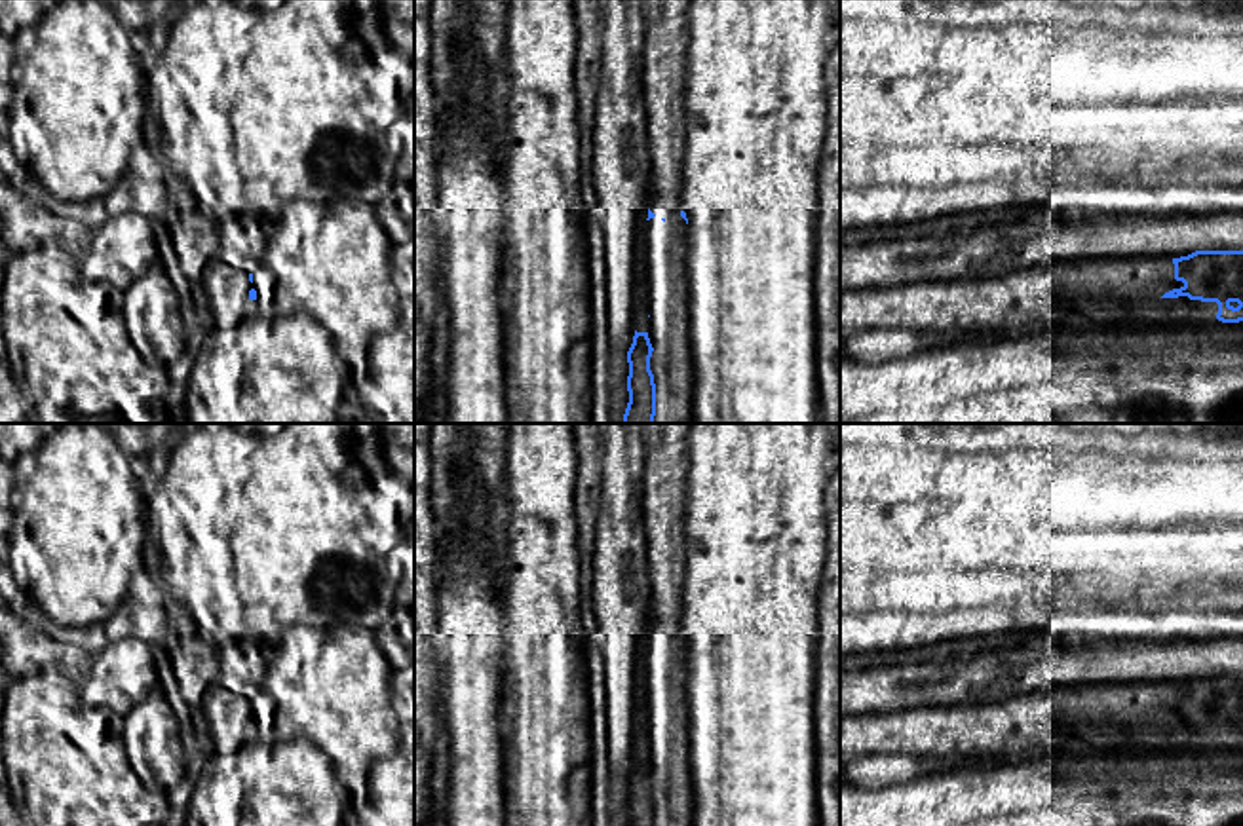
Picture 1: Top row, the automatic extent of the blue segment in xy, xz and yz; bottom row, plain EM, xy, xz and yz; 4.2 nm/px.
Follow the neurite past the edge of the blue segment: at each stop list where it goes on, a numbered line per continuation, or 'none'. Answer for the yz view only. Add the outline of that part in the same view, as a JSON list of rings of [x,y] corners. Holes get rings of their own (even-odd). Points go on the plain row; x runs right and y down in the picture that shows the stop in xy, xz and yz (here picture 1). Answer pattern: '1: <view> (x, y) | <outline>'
1: yz (1078, 716) | [[[1102,684],[1070,689],[1043,689],[1004,703],[922,706],[899,712],[870,712],[840,718],[840,769],[872,756],[964,758],[998,756],[1019,758],[1024,752],[1051,750],[1057,744],[1087,750],[1095,741],[1114,737],[1159,737],[1165,742],[1180,729],[1201,731],[1188,722],[1163,720],[1184,712],[1175,704],[1173,684]]]

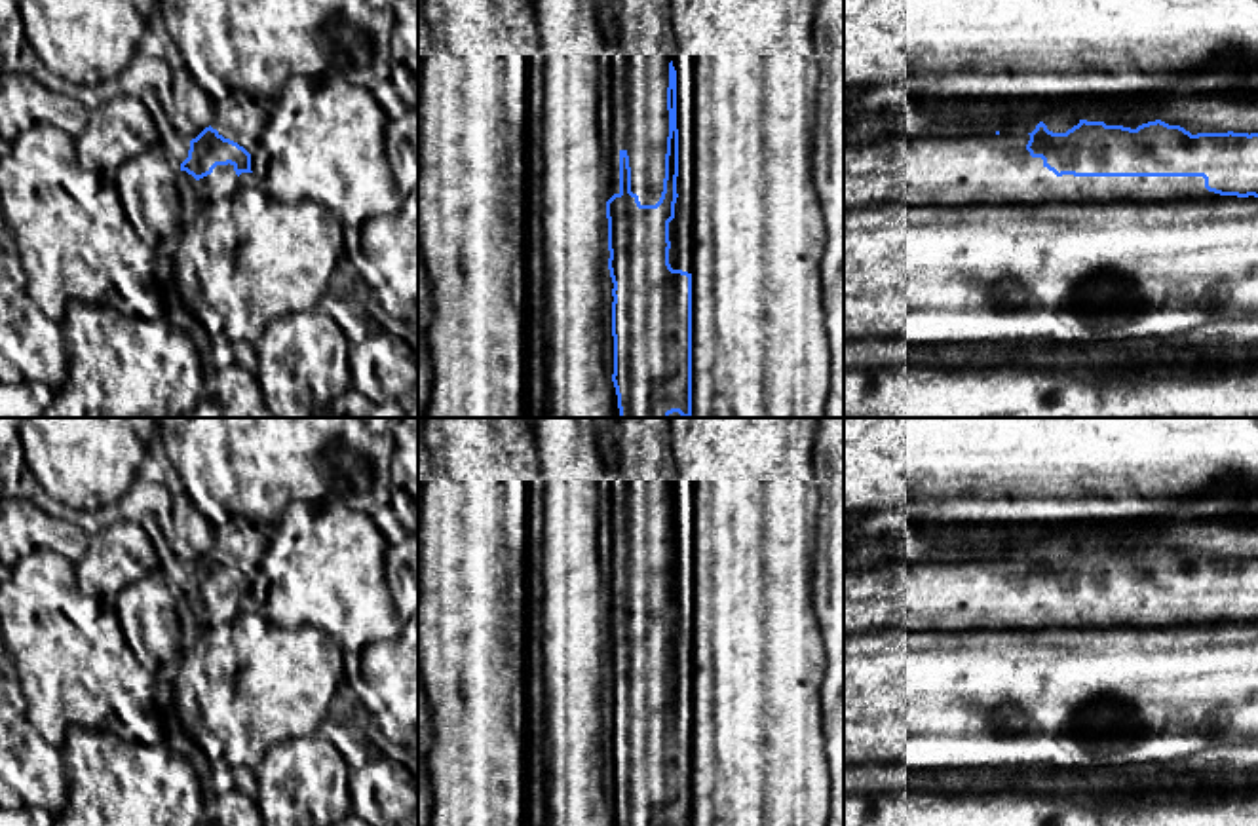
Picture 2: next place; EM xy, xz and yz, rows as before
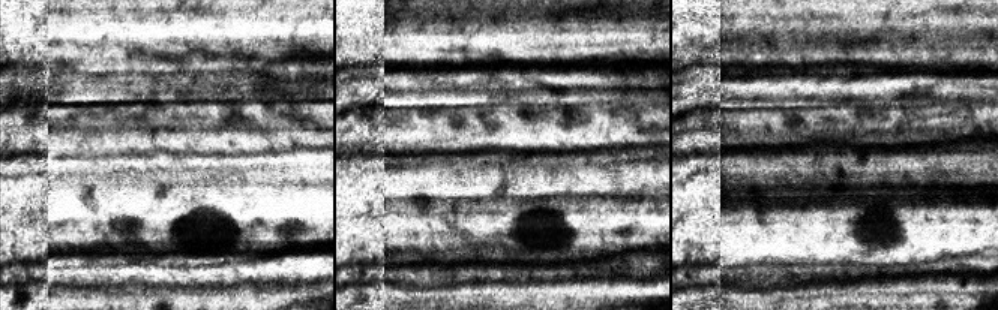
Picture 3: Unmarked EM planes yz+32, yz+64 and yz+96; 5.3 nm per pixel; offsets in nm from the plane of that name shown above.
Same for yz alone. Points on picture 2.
1: yz (956, 595) | [[[1026,556],[1000,560],[891,562],[859,573],[844,573],[844,634],[880,629],[1013,629],[1036,627],[1057,613],[1057,600],[1026,575]]]

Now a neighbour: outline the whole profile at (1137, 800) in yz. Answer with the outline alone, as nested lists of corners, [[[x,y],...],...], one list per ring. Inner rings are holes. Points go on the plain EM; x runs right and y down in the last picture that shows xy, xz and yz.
[[[1125,792],[1106,796],[1104,801],[1110,807],[1148,807],[1152,803],[1163,801],[1167,798],[1165,792]]]

